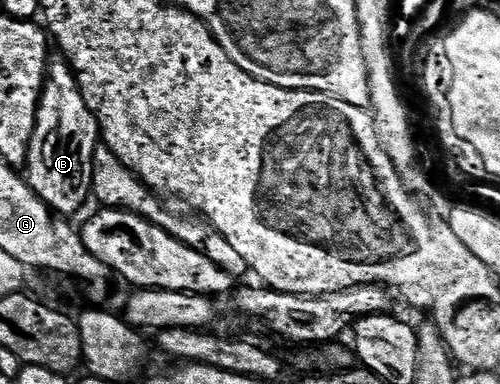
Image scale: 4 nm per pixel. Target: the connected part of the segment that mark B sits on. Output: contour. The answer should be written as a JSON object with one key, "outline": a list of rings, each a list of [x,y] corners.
{"outline":[[[54,58],[46,69],[46,85],[42,88],[42,97],[38,103],[38,117],[32,134],[32,142],[28,150],[28,158],[24,165],[26,183],[41,200],[46,203],[51,212],[62,216],[74,216],[91,199],[94,187],[92,186],[92,162],[94,152],[100,146],[100,129],[98,119],[92,114],[88,102],[84,102],[84,94],[74,76],[69,60]]]}

